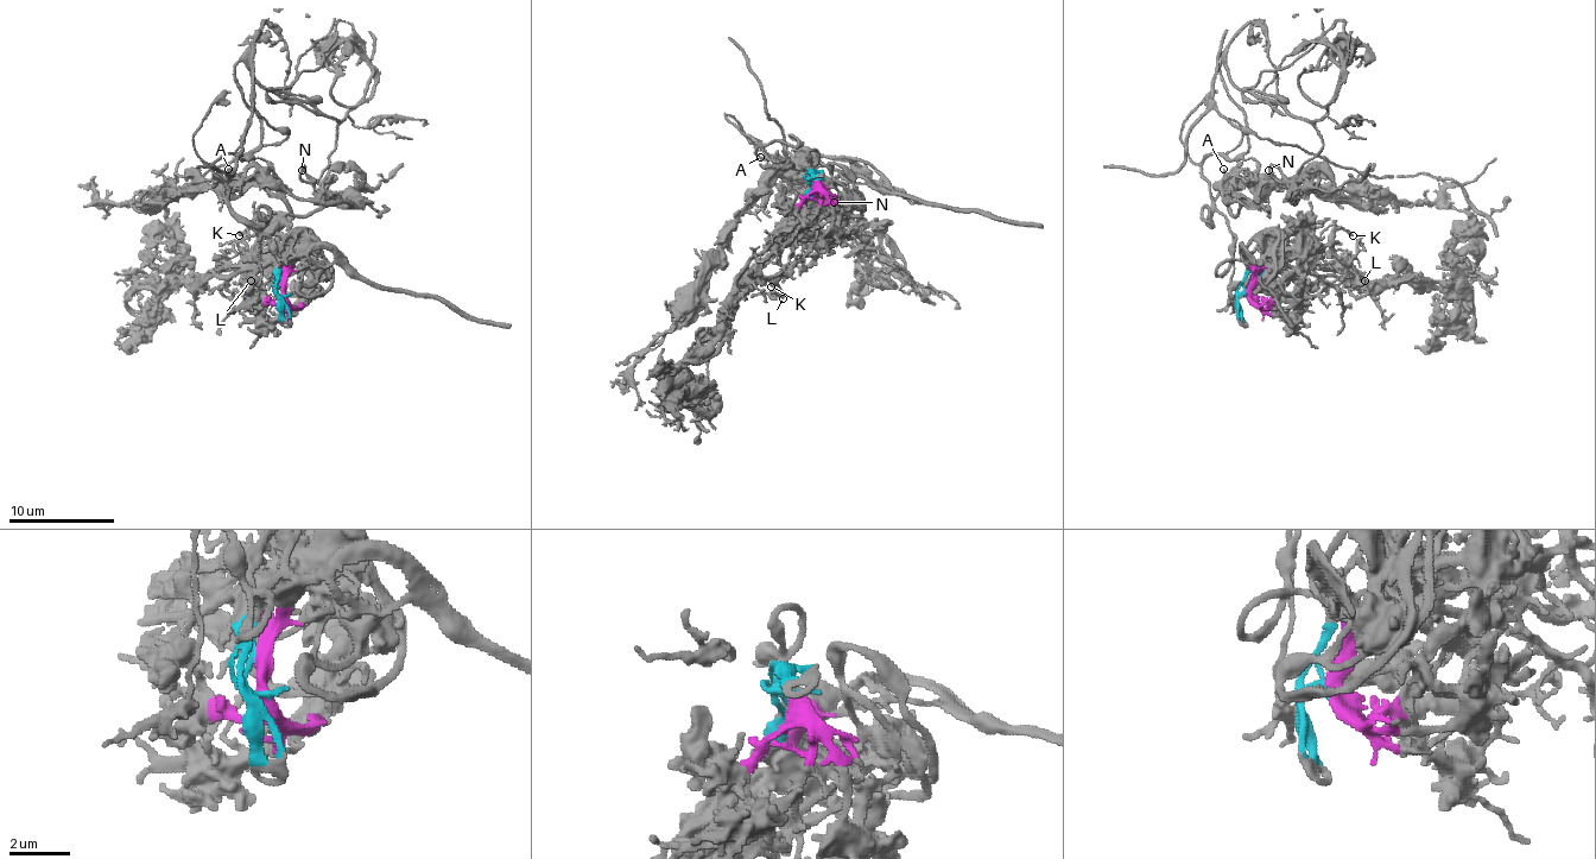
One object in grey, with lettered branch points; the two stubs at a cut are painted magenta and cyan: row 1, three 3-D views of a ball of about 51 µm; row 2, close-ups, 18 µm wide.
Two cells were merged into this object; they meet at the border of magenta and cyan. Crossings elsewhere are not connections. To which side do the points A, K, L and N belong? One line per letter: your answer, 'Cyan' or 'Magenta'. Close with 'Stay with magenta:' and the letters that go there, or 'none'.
A: Cyan
K: Magenta
L: Magenta
N: Cyan
Stay with magenta: K, L

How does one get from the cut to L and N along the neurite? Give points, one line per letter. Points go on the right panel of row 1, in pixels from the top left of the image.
L: (1247, 296), (1247, 285), (1281, 253), (1321, 251), (1331, 242), (1331, 251), (1361, 282), (1363, 279)
N: (1247, 296), (1215, 204), (1249, 144), (1222, 61), (1323, 146), (1292, 178), (1267, 170)

